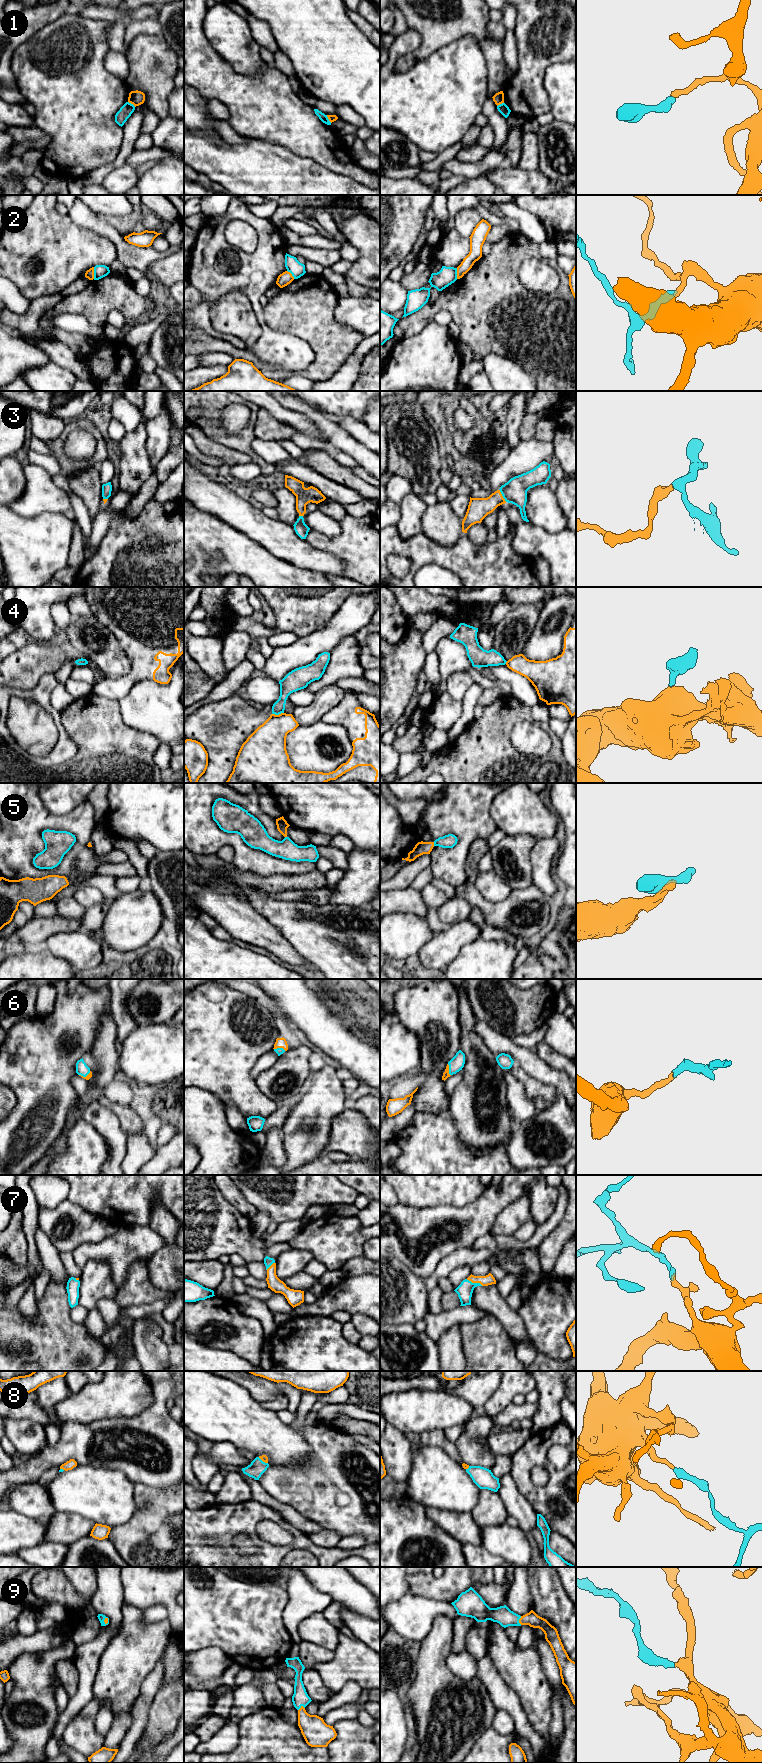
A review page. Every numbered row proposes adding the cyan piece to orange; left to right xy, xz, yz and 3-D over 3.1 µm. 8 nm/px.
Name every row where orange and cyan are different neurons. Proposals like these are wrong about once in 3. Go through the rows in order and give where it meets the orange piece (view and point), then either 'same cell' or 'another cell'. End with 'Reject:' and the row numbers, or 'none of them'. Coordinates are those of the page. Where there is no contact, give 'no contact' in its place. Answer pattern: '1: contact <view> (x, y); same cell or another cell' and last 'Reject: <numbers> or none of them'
1: contact xy (132, 103); another cell
2: contact xy (93, 273); another cell
3: contact yz (501, 495); same cell
4: contact xz (277, 715); another cell
5: contact yz (433, 844); same cell
6: contact yz (448, 1070); same cell
7: contact yz (474, 1282); same cell
8: contact xz (263, 1461); same cell
9: contact yz (519, 1620); same cell
Reject: 1, 2, 4

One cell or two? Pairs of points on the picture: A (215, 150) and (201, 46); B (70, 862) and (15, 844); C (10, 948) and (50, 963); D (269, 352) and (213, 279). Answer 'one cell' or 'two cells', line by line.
A: two cells
B: one cell
C: two cells
D: one cell

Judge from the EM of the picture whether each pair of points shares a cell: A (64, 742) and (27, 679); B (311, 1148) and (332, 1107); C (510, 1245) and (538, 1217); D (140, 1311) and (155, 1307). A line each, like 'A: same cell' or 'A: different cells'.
A: different cells
B: same cell
C: different cells
D: same cell

